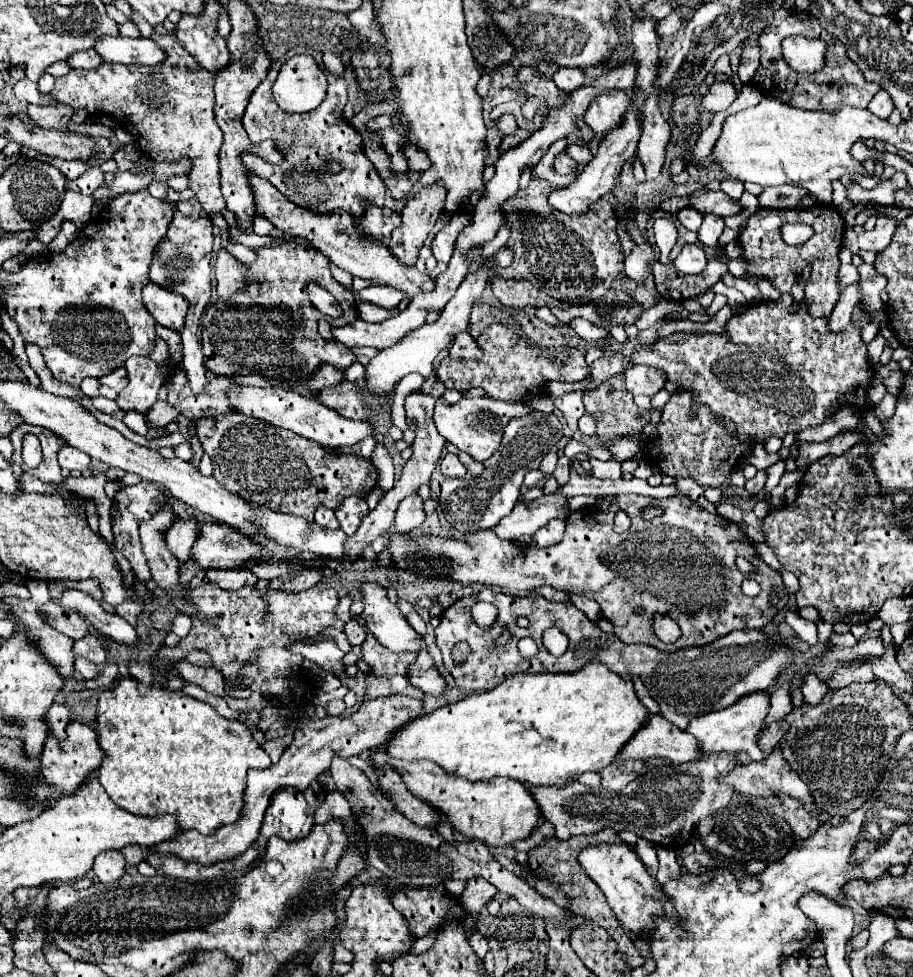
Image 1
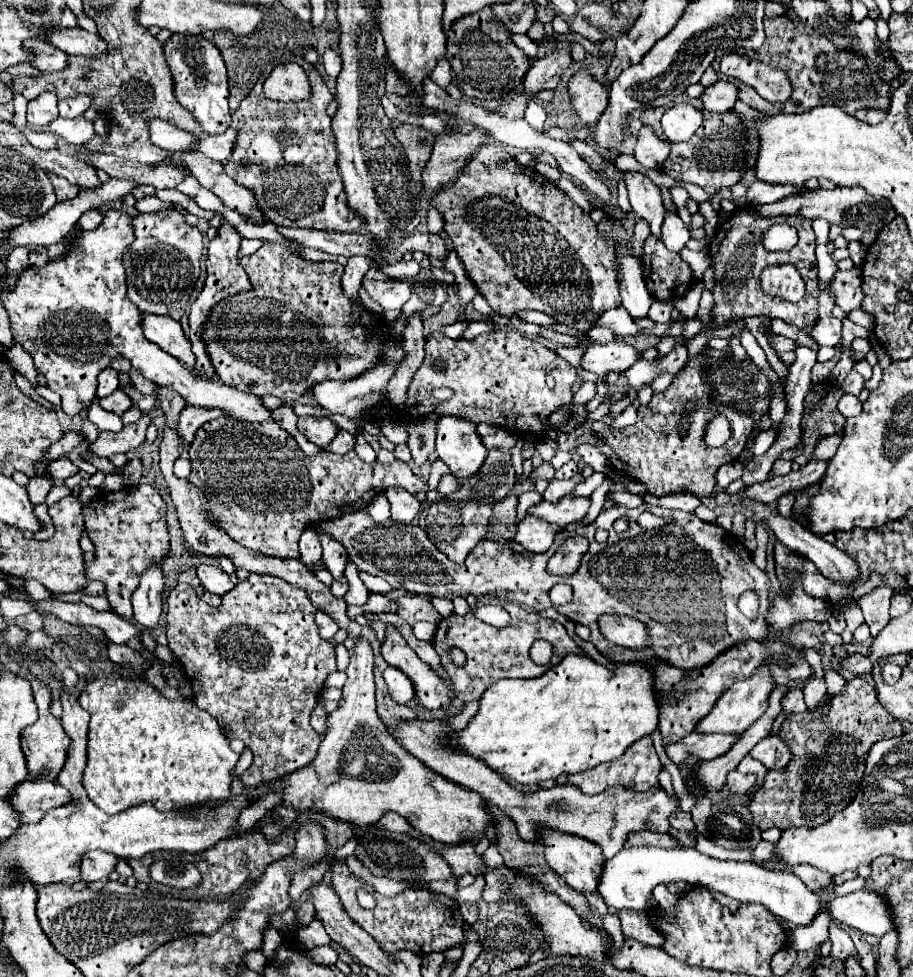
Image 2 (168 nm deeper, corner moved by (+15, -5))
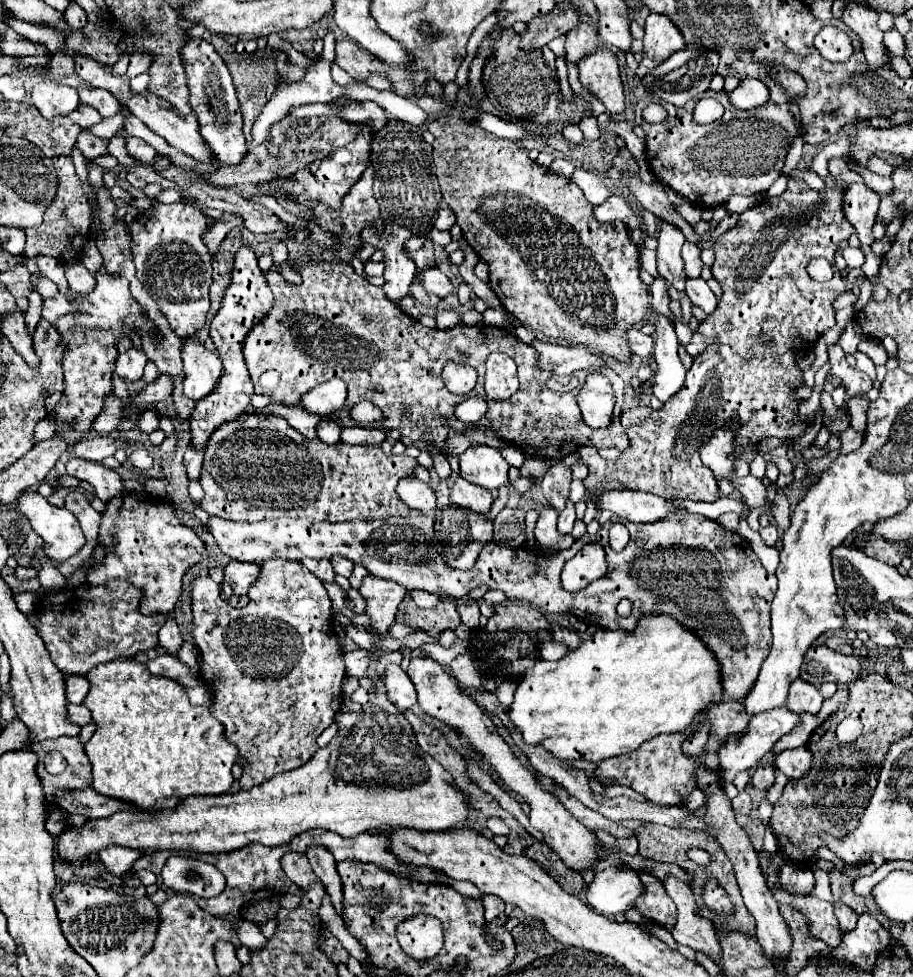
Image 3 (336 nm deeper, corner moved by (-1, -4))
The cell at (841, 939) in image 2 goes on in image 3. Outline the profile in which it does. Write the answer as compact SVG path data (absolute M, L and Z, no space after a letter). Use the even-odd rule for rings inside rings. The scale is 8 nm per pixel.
M836 901L834 903L834 913L836 913L836 917L838 917L838 923L840 923L840 929L842 931L852 931L854 927L856 927L856 913L848 907L848 905L844 905L844 903L840 903L840 901Z

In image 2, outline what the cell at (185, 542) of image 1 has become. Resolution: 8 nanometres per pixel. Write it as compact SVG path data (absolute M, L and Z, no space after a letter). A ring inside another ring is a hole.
M148 568L142 578L140 586L132 596L134 606L134 618L138 624L142 624L146 630L154 630L160 622L162 614L162 592L164 592L166 576L162 568Z

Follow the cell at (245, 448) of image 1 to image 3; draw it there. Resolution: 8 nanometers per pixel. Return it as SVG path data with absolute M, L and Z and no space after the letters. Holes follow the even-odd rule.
M244 413L244 417L220 425L208 439L200 475L200 485L206 495L198 505L208 515L230 521L264 521L276 517L304 517L316 521L406 517L408 507L396 497L396 485L400 479L414 475L416 467L418 459L408 455L386 455L380 447L326 445L320 439L306 439L282 417Z

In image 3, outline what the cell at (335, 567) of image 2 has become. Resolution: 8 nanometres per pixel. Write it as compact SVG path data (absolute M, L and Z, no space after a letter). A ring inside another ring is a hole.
M332 557L332 565L334 565L336 575L344 575L344 577L350 577L354 569L354 561L348 561L346 557Z

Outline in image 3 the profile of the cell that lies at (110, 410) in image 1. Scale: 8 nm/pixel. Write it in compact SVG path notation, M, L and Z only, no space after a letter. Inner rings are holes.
M144 411L138 415L138 421L136 421L136 427L142 431L142 433L152 433L154 429L158 429L158 419L156 419L156 411Z

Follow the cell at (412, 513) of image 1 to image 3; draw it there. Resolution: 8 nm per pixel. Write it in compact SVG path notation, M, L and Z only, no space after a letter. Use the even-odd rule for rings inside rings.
M416 477L402 479L398 483L398 487L396 487L396 493L410 509L420 511L422 515L430 515L430 513L436 511L436 495L434 495L434 491Z

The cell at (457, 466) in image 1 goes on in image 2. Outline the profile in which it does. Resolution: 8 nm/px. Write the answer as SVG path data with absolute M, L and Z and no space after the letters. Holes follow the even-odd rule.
M444 474L442 480L440 480L440 484L438 484L438 492L440 492L442 496L448 496L448 494L452 494L452 492L458 492L460 488L462 488L462 484L460 484L452 474Z

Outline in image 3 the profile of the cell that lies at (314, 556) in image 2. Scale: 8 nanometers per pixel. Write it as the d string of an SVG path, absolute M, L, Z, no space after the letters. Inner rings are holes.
M304 559L302 563L304 563L306 569L312 571L320 581L334 581L334 577L336 577L336 573L332 573L332 563L330 563L328 559L320 559L320 561L316 561L316 559Z

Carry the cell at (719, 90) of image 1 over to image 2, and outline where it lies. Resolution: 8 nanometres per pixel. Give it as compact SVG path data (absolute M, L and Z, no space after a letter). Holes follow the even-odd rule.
M718 80L714 86L708 86L702 92L700 100L710 112L730 112L738 100L738 86L728 80Z

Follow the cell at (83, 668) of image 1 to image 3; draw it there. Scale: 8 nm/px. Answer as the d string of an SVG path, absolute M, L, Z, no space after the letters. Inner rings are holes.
M66 677L66 693L68 693L68 703L82 703L90 685L86 677Z

